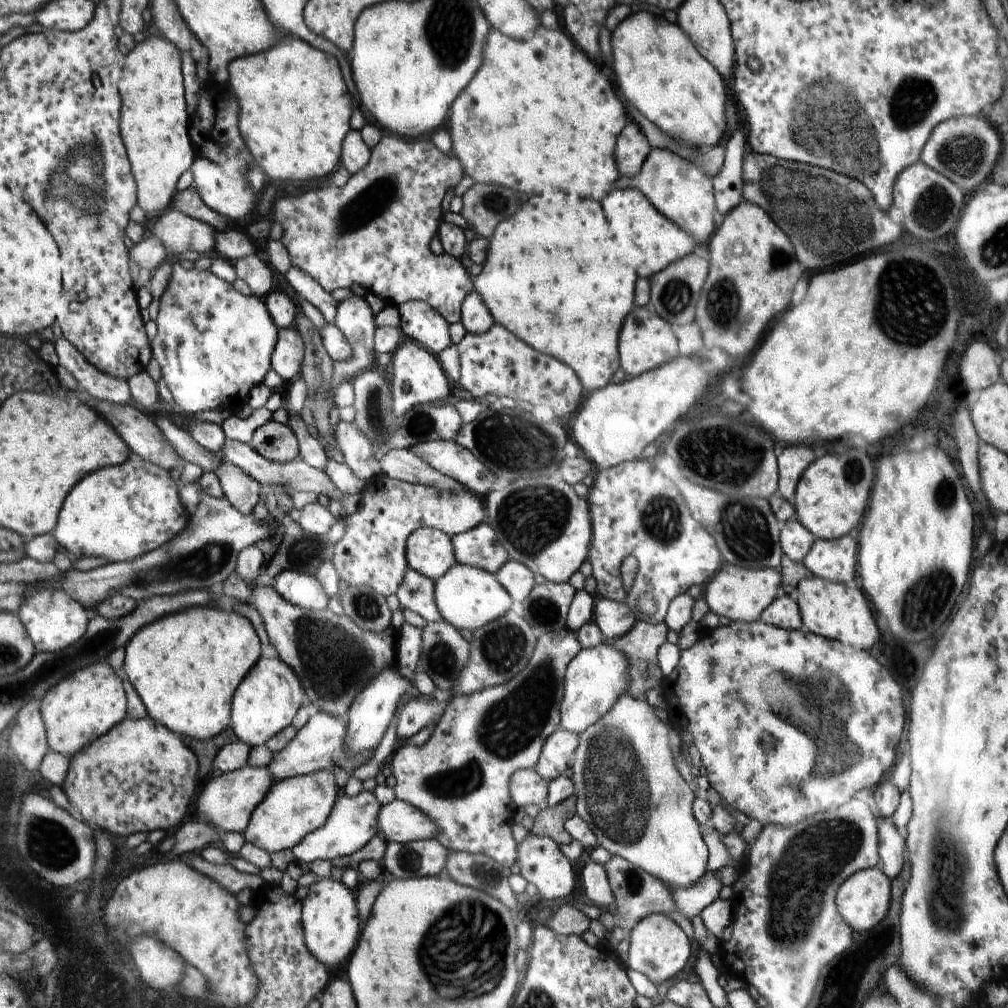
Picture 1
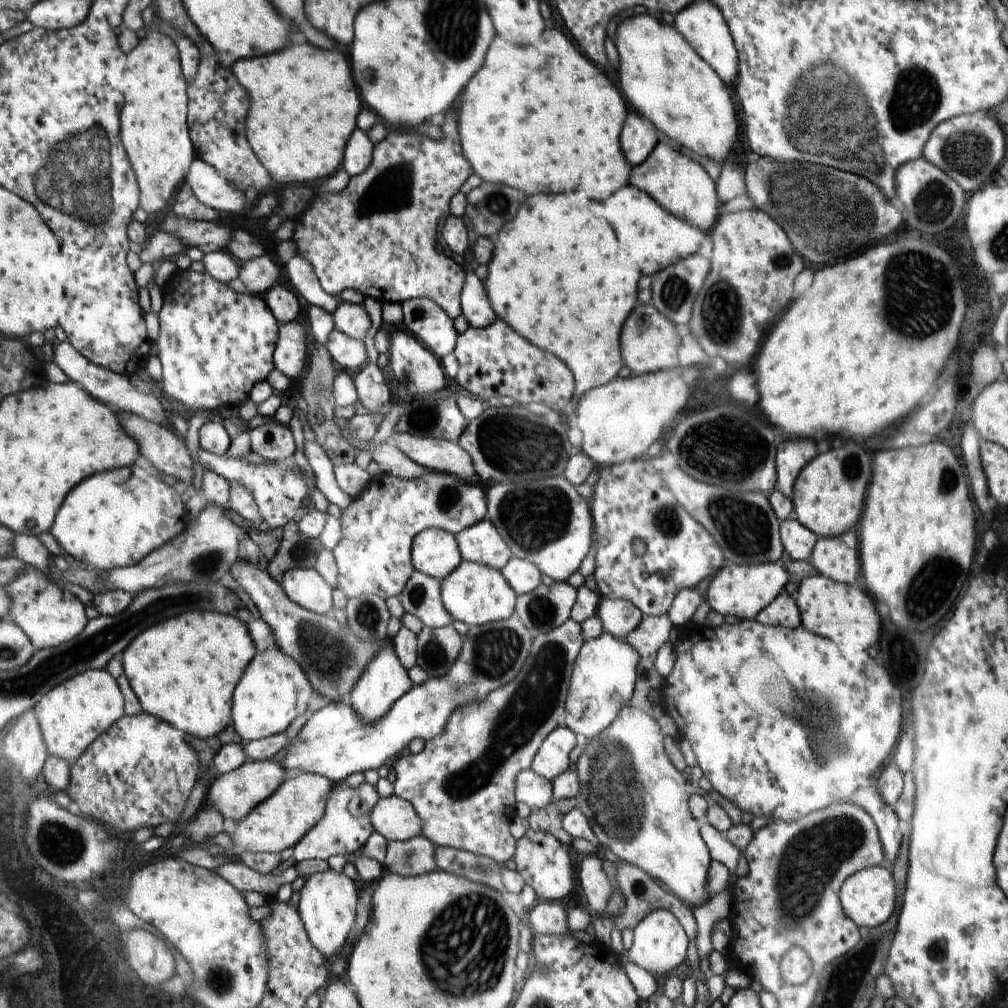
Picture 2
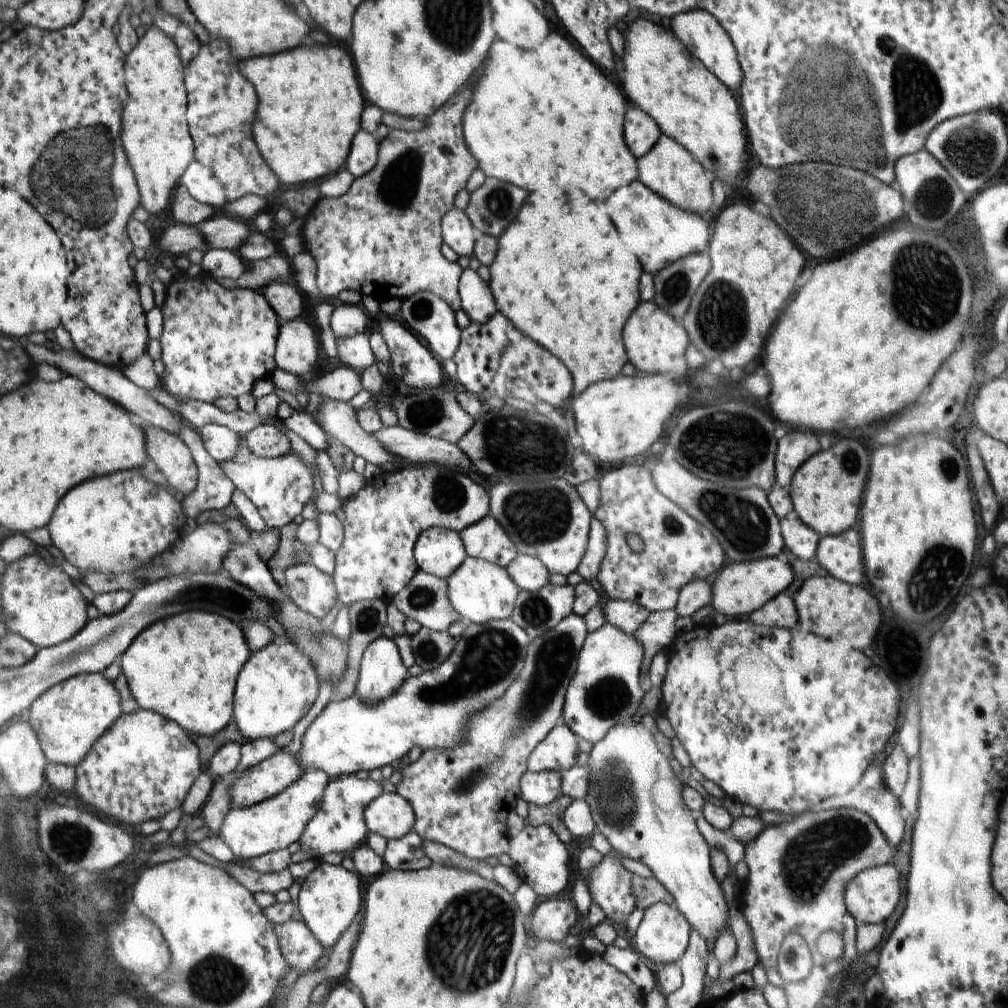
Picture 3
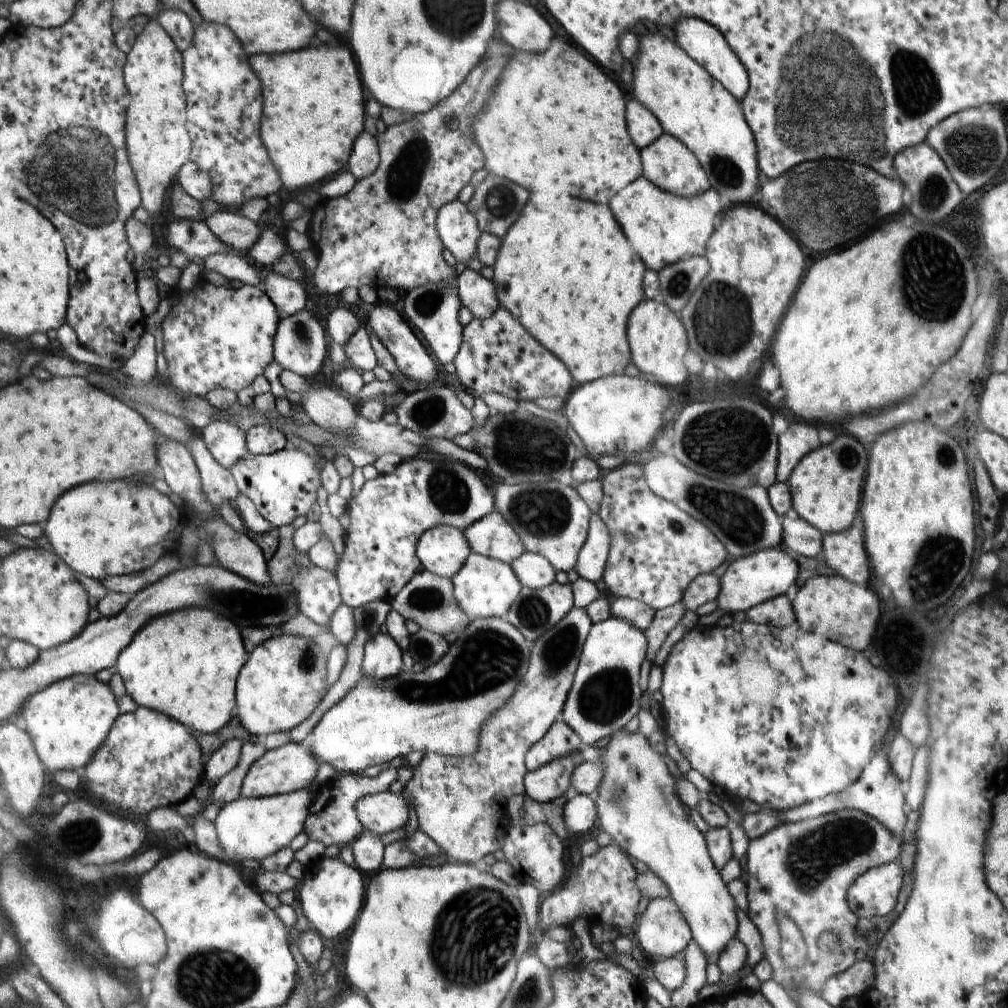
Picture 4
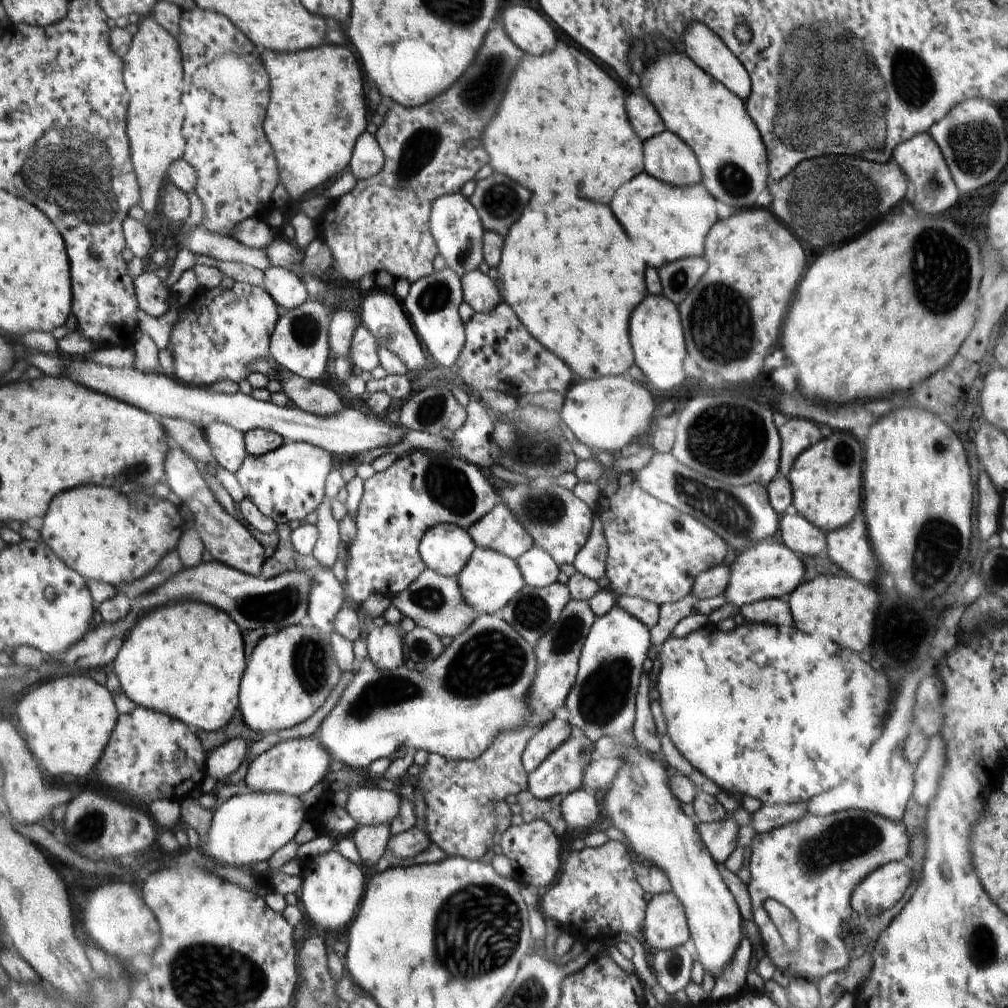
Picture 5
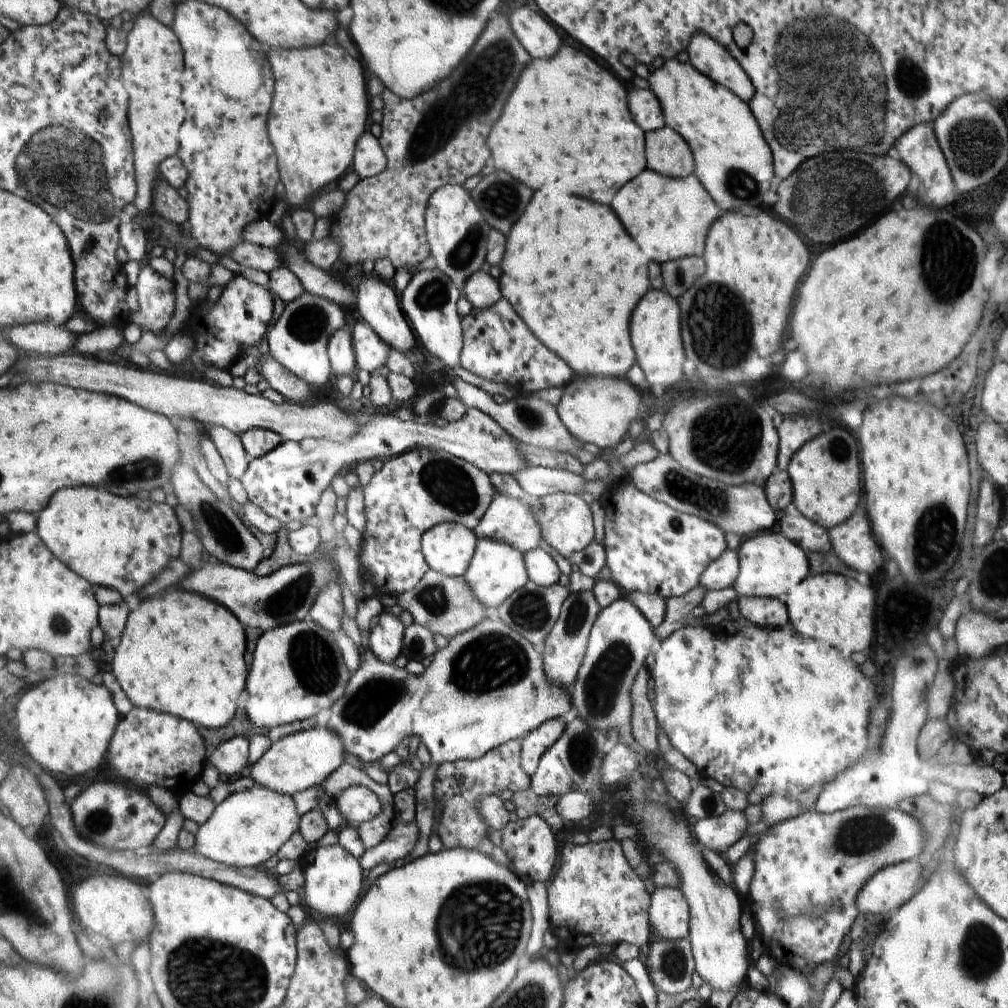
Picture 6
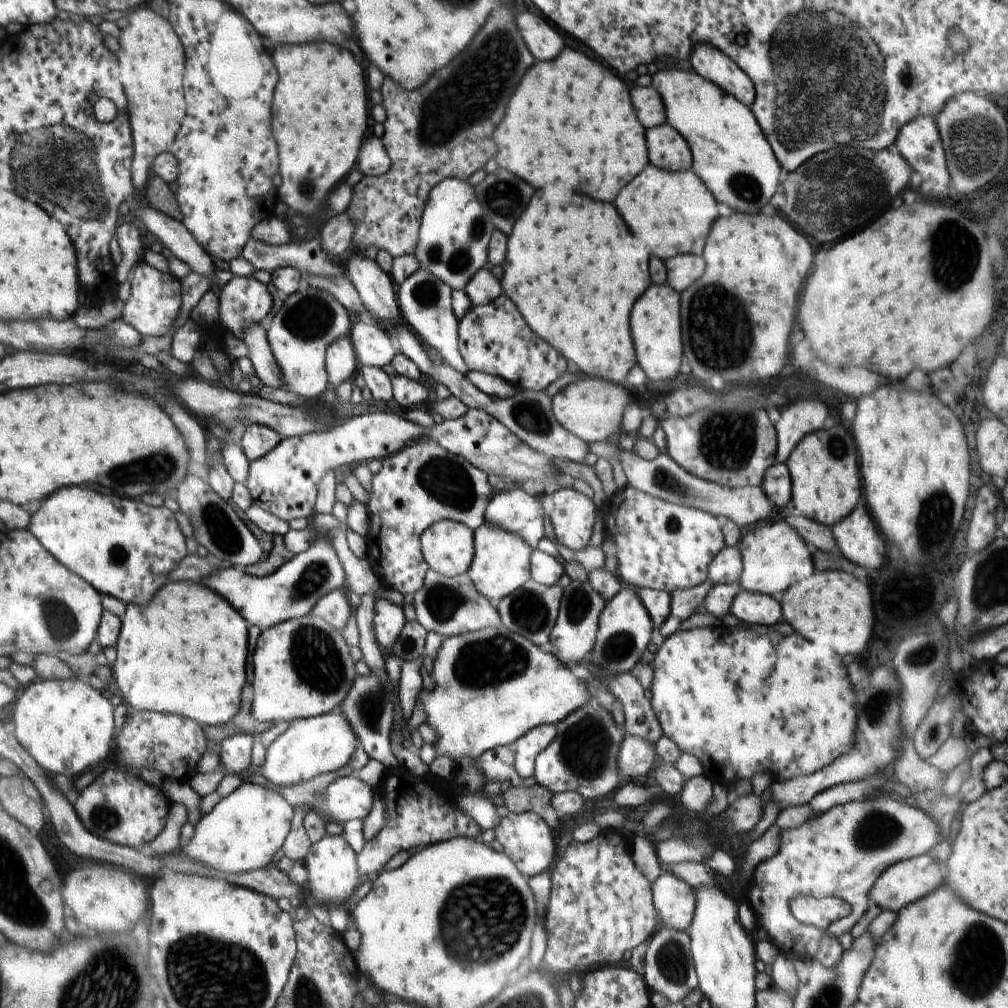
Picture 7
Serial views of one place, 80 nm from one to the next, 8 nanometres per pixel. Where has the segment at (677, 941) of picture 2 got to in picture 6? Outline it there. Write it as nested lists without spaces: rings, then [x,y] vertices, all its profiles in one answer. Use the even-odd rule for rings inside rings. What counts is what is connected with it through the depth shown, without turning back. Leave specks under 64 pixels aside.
[[[662,887],[654,890],[653,903],[650,904],[650,922],[654,927],[653,934],[655,935],[653,939],[660,938],[667,941],[675,941],[686,939],[689,936],[689,903],[682,894],[680,888],[668,888]]]

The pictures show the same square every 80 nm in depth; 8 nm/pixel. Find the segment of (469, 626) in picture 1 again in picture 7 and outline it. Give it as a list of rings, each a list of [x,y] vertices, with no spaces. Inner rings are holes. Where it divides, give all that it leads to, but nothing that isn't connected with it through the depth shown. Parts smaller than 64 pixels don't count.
[[[485,522],[474,532],[476,532],[476,555],[466,574],[470,577],[475,589],[496,608],[505,596],[524,586],[532,578],[530,562],[534,549],[525,543],[524,538],[498,525],[489,525]]]

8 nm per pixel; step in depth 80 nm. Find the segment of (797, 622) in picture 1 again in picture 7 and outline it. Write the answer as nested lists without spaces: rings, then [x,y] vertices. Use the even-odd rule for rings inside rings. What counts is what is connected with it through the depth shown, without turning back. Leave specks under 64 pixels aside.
[[[740,591],[730,608],[731,615],[738,622],[774,626],[784,618],[782,608],[776,599],[762,593]]]

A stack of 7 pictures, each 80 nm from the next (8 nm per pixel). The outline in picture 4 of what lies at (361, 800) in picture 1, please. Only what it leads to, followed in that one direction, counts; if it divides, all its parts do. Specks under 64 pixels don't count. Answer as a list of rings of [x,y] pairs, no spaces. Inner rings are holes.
[[[386,768],[376,777],[343,773],[326,784],[321,783],[320,790],[313,796],[313,803],[304,823],[303,832],[307,834],[309,840],[322,842],[325,848],[338,846],[341,849],[348,845],[351,846],[352,842],[366,832],[357,817],[358,800],[388,791],[390,784],[396,780],[396,772],[397,770]]]

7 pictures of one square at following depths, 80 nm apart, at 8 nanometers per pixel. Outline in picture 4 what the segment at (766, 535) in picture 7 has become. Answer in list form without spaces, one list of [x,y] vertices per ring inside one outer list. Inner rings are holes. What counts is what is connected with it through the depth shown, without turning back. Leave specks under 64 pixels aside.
[[[782,546],[737,558],[719,578],[720,592],[716,602],[725,614],[733,616],[737,612],[746,612],[777,596],[785,595],[788,590],[788,582],[792,584],[796,574],[798,574],[798,566],[792,558],[788,558],[788,554],[782,550]]]

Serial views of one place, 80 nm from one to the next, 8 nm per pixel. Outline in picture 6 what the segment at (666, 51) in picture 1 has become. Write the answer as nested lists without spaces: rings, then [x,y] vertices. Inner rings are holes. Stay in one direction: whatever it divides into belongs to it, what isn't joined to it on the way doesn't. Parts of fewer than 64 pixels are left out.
[[[677,57],[667,59],[650,73],[648,86],[661,103],[665,126],[674,129],[690,144],[696,158],[694,174],[706,184],[706,192],[718,200],[720,208],[726,211],[756,208],[762,202],[762,194],[770,188],[776,169],[772,164],[773,151],[749,104]]]

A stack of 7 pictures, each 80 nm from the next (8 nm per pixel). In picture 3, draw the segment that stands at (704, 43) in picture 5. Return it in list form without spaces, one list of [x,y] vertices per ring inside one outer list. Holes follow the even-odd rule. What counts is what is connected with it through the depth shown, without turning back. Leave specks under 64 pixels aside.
[[[694,10],[683,12],[680,15],[673,16],[671,20],[672,32],[676,34],[678,40],[682,41],[687,49],[698,59],[705,67],[722,81],[732,92],[739,92],[744,84],[744,72],[740,66],[739,58],[728,36],[725,28],[710,14],[704,10]]]

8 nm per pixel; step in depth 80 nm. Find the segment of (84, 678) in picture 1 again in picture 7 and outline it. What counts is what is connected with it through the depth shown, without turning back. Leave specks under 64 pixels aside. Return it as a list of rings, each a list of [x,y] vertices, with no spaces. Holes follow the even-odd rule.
[[[82,678],[32,682],[15,704],[13,724],[24,748],[46,769],[75,778],[102,762],[114,746],[112,706]]]

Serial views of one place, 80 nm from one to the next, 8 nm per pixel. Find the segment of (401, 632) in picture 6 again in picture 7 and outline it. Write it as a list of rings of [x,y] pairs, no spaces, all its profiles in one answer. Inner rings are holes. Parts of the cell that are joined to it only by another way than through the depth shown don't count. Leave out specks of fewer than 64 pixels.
[[[383,598],[376,602],[373,614],[373,630],[378,646],[384,652],[391,652],[405,624],[406,620],[401,606],[392,604]]]

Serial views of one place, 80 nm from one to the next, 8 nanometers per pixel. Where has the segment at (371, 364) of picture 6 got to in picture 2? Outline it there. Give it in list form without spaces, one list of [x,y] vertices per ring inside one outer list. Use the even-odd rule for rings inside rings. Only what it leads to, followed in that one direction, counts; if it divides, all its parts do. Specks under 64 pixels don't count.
[[[334,329],[330,332],[327,342],[328,352],[346,371],[355,374],[358,372],[368,359],[364,341],[350,338],[346,333]]]

